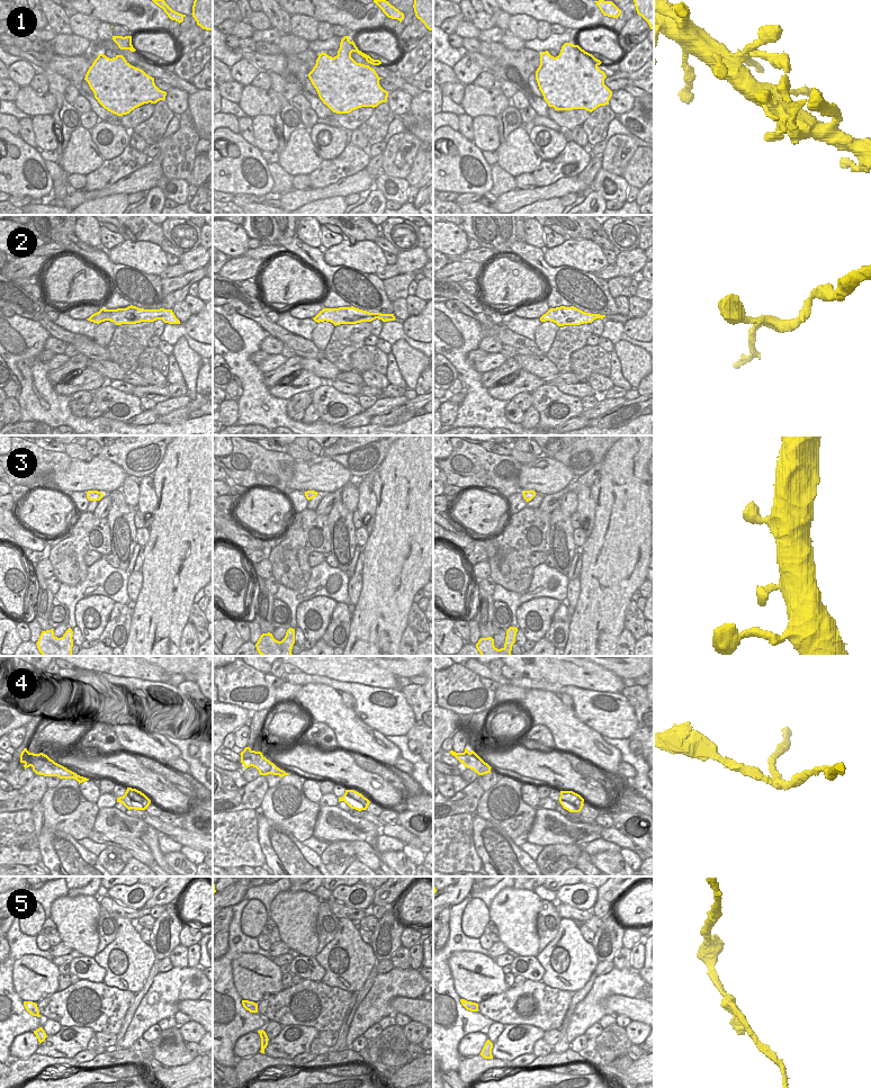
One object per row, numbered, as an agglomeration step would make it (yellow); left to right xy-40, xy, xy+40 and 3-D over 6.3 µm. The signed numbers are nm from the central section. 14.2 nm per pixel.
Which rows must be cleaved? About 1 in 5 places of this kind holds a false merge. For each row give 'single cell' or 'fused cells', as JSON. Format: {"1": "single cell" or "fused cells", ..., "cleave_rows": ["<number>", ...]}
{"1": "single cell", "2": "single cell", "3": "single cell", "4": "fused cells", "5": "single cell", "cleave_rows": ["4"]}

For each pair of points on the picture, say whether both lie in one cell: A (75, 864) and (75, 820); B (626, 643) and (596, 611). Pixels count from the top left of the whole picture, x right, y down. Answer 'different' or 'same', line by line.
A: different
B: different

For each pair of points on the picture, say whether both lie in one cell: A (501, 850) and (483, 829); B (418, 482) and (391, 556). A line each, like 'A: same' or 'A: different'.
A: same
B: same

